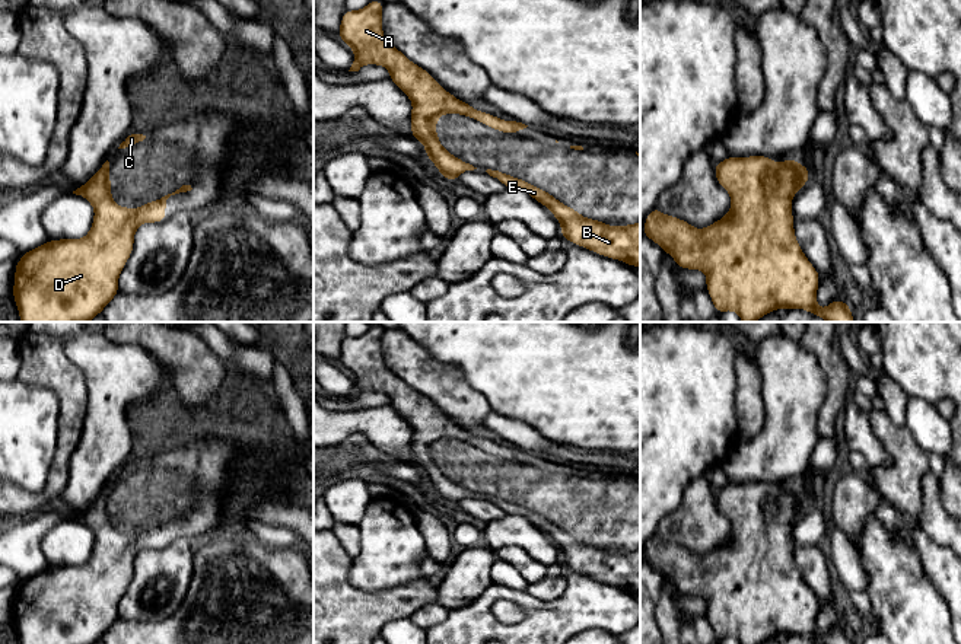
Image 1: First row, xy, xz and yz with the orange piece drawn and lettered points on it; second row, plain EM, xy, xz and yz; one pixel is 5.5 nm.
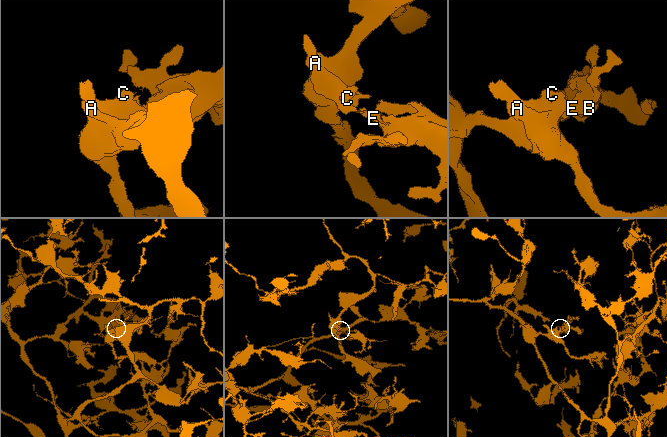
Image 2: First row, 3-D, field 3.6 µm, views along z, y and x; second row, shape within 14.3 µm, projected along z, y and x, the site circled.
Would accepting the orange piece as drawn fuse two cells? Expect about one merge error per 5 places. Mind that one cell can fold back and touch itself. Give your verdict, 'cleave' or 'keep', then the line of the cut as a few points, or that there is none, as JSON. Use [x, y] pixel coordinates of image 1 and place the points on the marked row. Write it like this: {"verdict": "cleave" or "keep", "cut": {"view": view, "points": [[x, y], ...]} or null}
{"verdict": "keep", "cut": null}

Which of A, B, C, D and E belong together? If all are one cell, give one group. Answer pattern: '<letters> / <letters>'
A B C D E

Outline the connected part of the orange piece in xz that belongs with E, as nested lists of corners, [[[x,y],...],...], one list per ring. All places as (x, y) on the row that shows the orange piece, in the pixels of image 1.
[[[491,169],[486,172],[506,188],[519,188],[545,205],[560,221],[563,239],[598,255],[623,261],[630,267],[640,267],[640,221],[621,227],[608,226],[601,220],[583,217],[575,208],[564,205],[551,194],[524,179]]]

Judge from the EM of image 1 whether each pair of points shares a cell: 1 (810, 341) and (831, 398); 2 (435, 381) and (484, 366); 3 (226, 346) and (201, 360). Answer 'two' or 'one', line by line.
1: one
2: two
3: two

